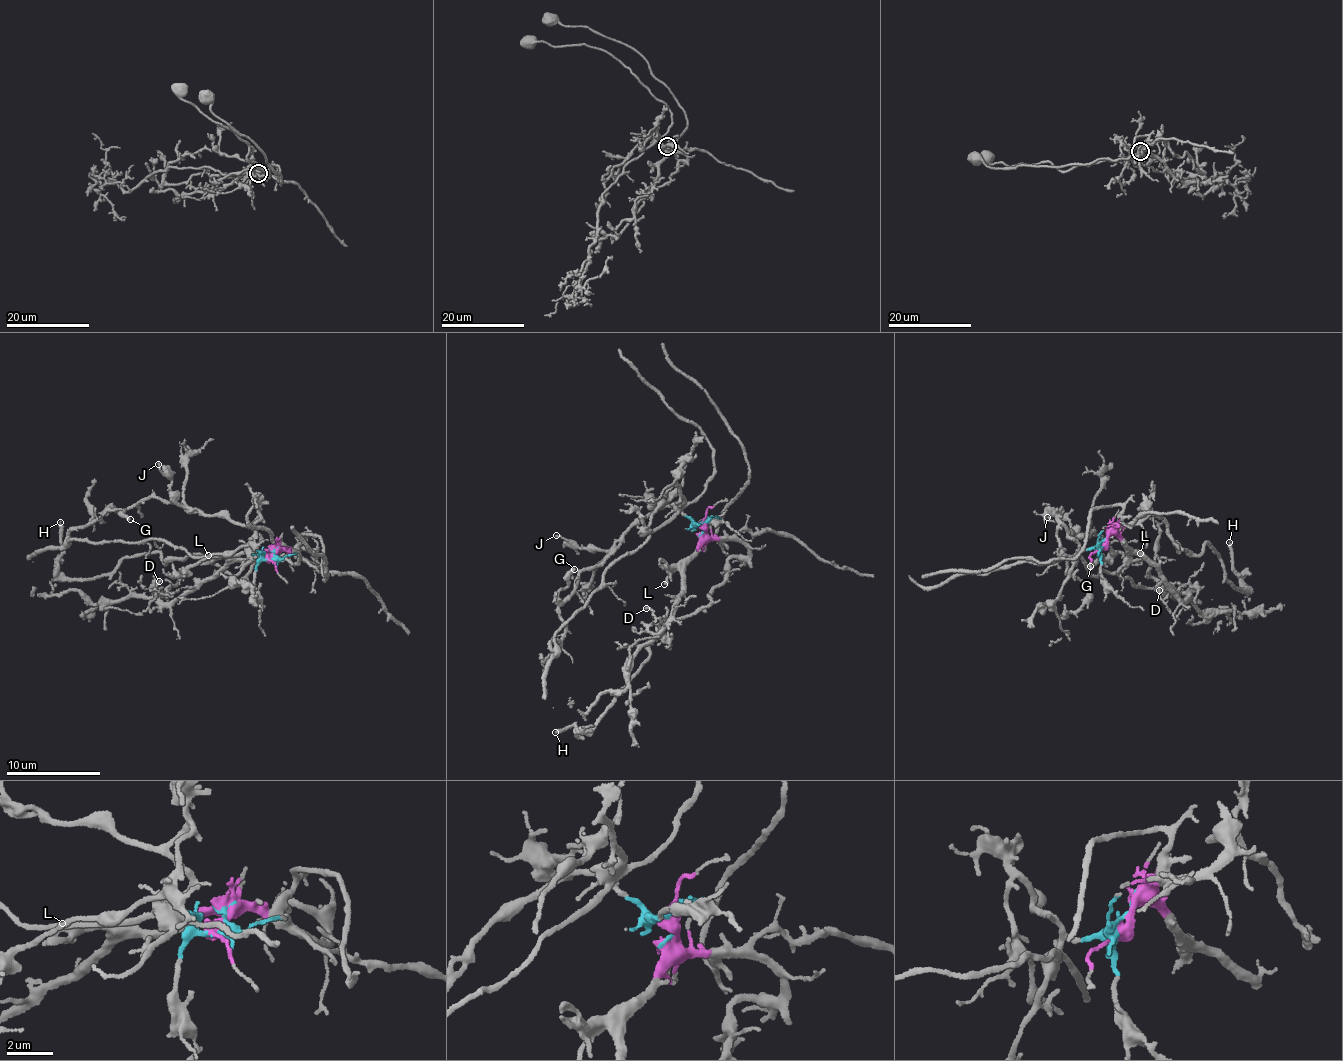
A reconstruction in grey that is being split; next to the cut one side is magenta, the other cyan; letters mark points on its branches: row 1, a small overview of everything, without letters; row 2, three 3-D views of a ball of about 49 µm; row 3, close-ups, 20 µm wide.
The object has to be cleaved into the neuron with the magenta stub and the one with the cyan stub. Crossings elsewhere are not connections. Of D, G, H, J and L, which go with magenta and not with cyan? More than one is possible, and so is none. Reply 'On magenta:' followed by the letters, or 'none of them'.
On magenta: D, H, L

